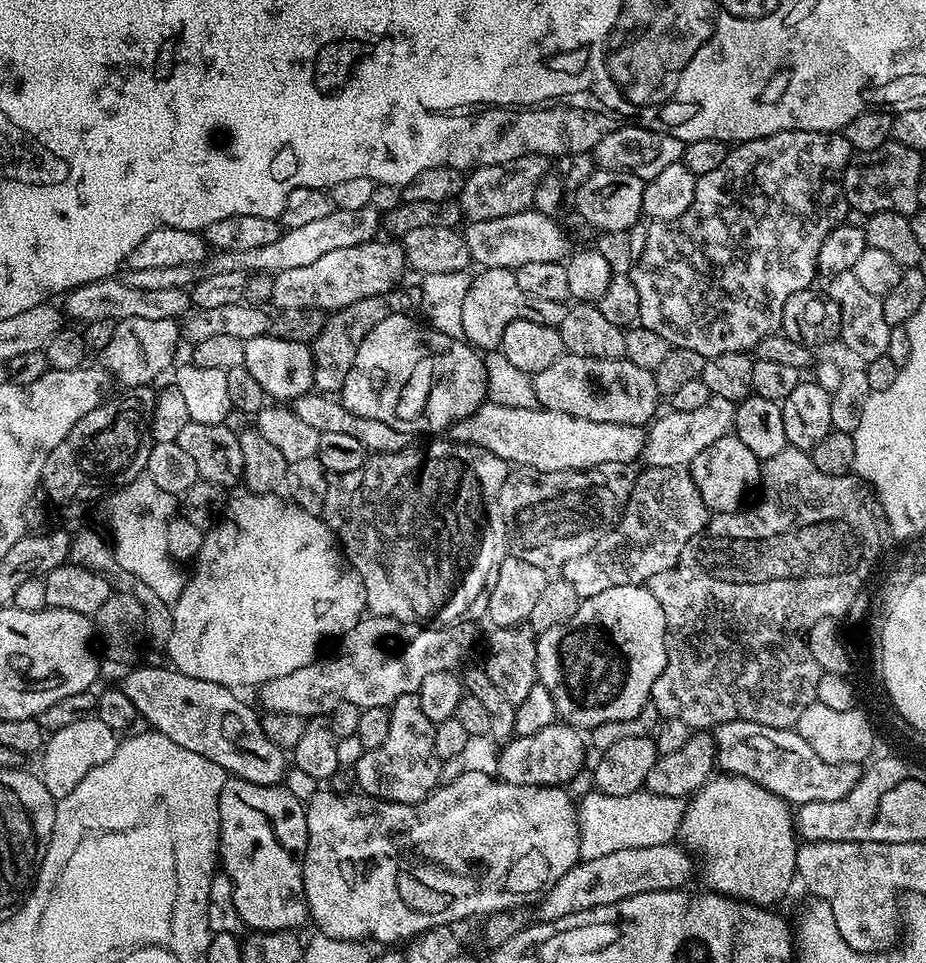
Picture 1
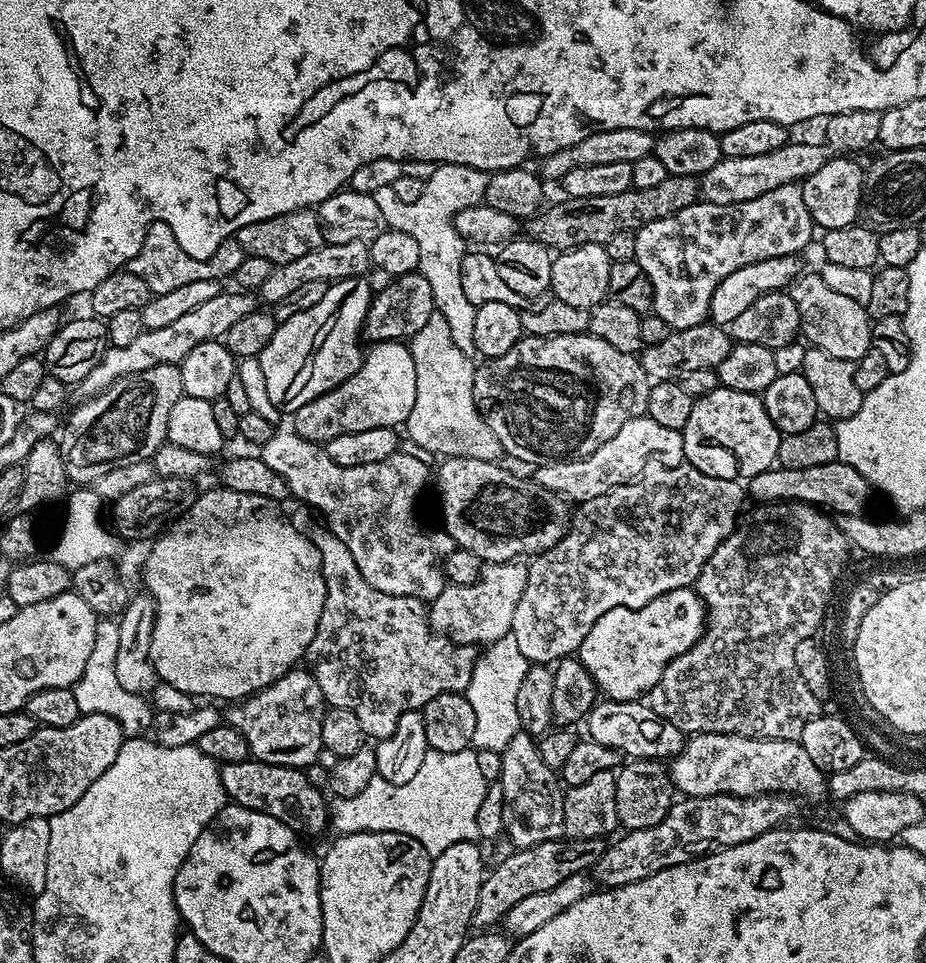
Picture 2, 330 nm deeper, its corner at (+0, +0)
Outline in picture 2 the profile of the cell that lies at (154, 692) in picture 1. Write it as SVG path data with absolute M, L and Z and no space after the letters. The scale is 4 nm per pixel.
M251 758L237 764L219 765L219 770L225 797L231 803L270 814L270 818L278 818L278 822L282 822L291 832L305 837L316 836L323 828L329 827L325 793L310 786L310 778L306 778L303 770Z

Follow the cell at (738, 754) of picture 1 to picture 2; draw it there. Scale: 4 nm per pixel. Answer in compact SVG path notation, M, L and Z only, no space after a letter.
M601 699L588 711L587 724L587 739L602 742L602 746L610 746L633 760L667 761L683 750L686 739L686 734L678 726L674 726L674 722L658 718L652 707L640 700Z

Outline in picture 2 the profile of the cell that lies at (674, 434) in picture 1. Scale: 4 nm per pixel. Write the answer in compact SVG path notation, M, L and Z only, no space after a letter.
M645 414L630 418L630 422L625 422L622 430L614 434L614 438L602 442L602 446L598 446L598 450L588 456L579 456L577 460L549 459L534 473L534 479L538 486L557 492L569 501L583 502L598 498L614 486L627 484L639 477L653 463L651 460L655 456L655 463L665 468L676 468L685 463L684 434L678 430L669 430Z

